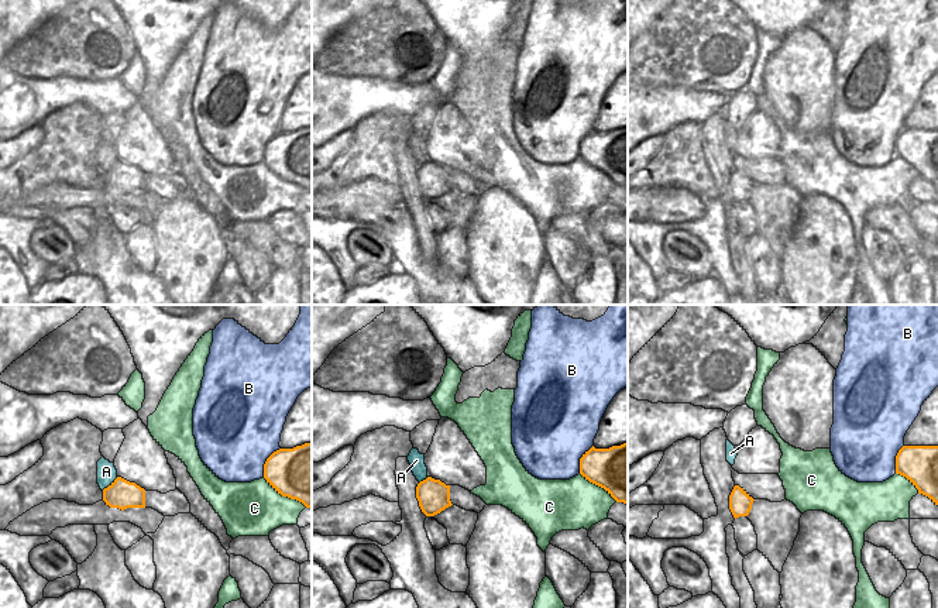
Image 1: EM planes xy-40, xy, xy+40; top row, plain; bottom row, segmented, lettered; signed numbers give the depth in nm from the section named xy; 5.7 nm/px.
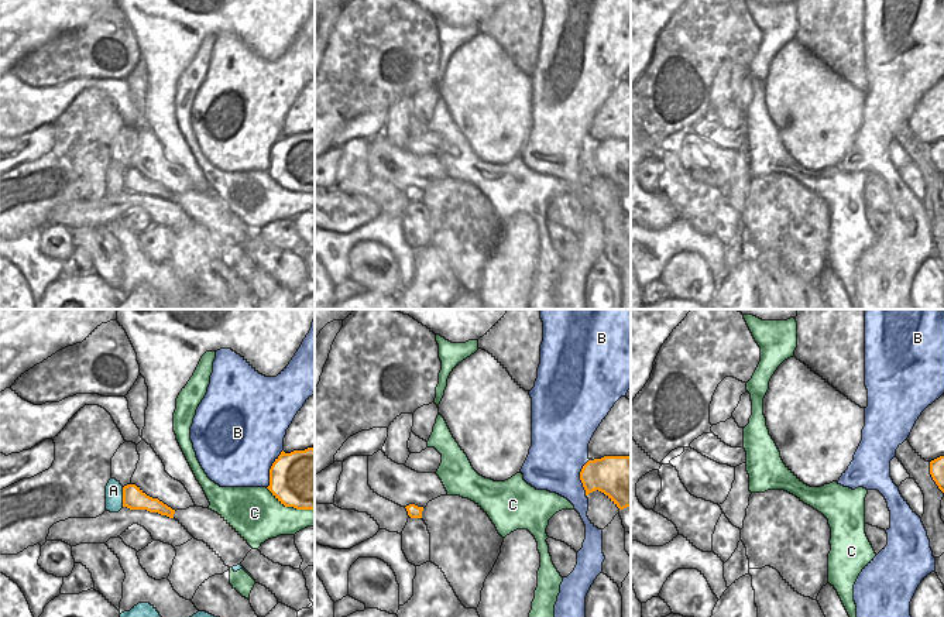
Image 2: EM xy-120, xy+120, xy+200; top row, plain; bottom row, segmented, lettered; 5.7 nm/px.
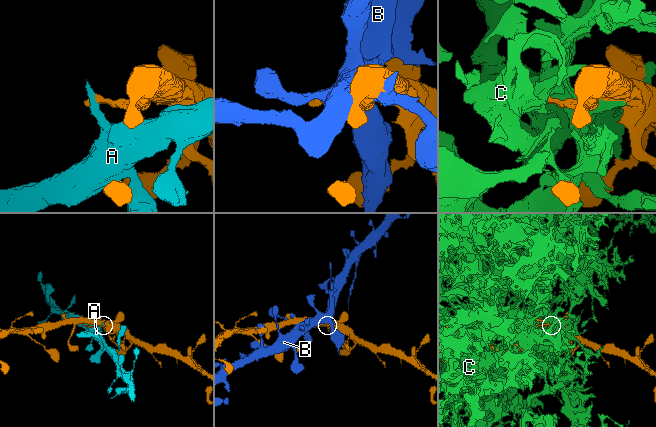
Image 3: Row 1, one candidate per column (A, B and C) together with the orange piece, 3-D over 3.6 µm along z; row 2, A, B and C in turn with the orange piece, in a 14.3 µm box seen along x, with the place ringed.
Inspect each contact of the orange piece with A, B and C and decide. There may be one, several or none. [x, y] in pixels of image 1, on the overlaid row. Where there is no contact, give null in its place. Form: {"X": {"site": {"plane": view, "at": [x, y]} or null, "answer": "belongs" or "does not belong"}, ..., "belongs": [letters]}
{"A": {"site": {"plane": "xy-40", "at": [109, 485]}, "answer": "does not belong"}, "B": {"site": {"plane": "xy-40", "at": [265, 461]}, "answer": "does not belong"}, "C": {"site": {"plane": "xy-40", "at": [285, 495]}, "answer": "does not belong"}, "belongs": []}

